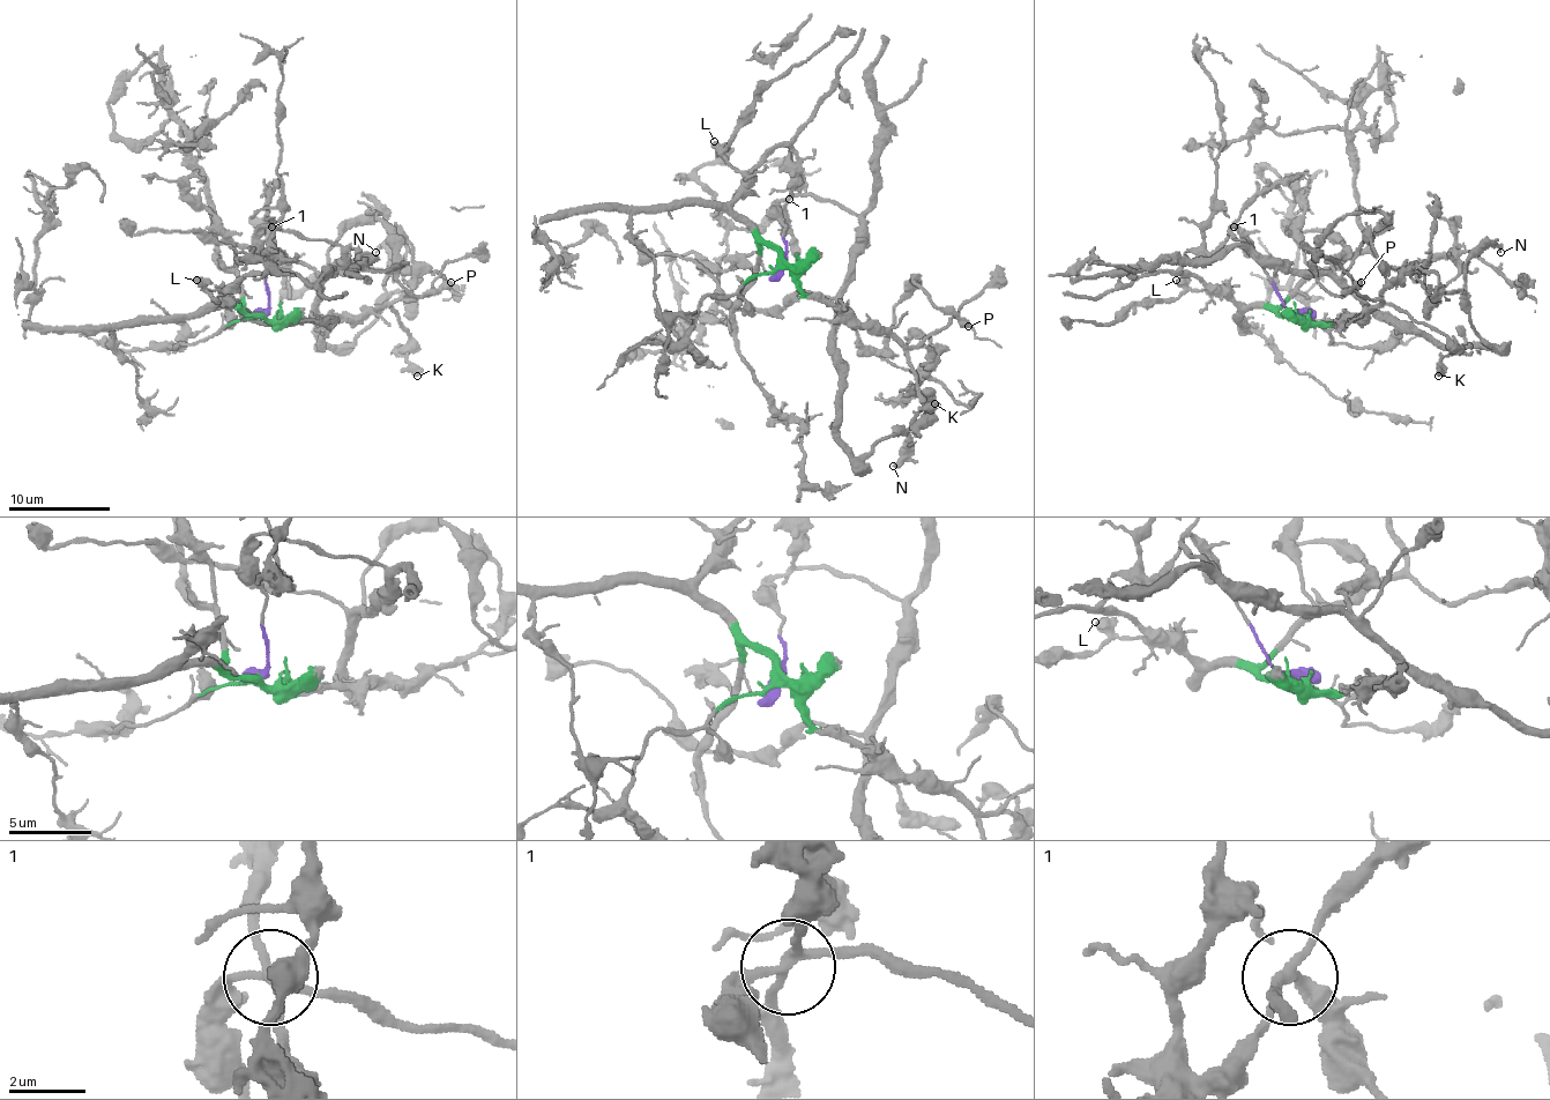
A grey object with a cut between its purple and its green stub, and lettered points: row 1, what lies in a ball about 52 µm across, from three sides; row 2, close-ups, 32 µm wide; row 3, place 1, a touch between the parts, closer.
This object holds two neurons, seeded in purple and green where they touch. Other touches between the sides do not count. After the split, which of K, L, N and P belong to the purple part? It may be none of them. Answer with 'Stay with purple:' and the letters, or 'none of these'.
Stay with purple: N, P

